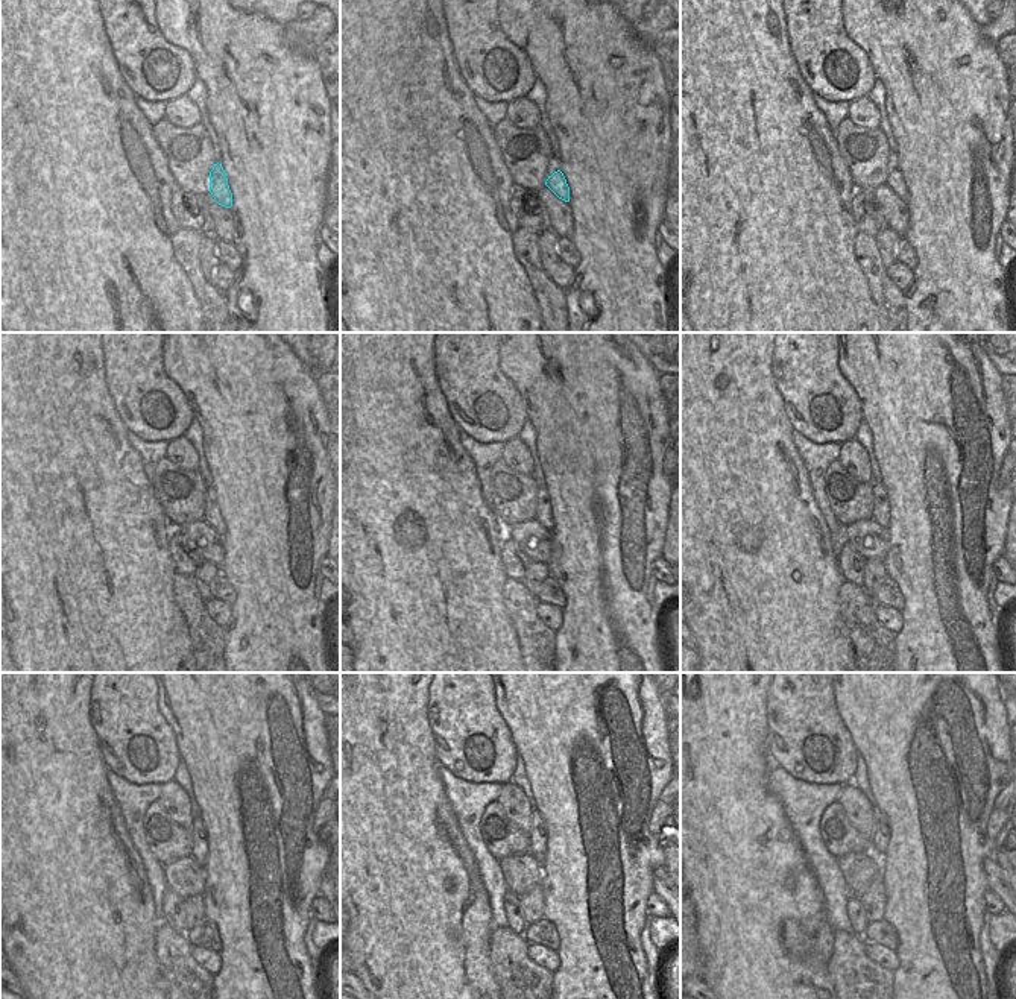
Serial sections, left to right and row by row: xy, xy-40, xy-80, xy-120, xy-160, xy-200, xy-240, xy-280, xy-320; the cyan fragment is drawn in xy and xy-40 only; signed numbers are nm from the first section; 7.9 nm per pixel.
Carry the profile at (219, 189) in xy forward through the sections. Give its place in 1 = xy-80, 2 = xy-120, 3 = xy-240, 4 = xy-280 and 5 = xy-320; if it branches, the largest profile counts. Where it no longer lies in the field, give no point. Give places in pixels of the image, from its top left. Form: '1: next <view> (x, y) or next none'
1: next xy-80 (895, 181)
2: next xy-120 (211, 516)
3: next xy-240 (199, 852)
4: next xy-280 (538, 834)
5: next xy-320 (881, 832)

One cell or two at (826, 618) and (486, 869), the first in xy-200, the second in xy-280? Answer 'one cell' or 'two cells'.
two cells

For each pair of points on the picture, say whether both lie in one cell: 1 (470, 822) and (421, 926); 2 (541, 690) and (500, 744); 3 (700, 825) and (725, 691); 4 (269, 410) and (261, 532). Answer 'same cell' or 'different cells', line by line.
1: different cells
2: different cells
3: same cell
4: same cell

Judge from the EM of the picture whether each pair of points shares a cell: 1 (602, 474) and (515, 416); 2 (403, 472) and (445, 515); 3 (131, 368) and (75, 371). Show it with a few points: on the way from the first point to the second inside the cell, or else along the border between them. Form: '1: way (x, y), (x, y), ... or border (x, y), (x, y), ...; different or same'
1: border (514, 386), (524, 403), (527, 419); different
2: way (413, 483), (435, 504); same
3: border (100, 348), (105, 386), (113, 404); different

